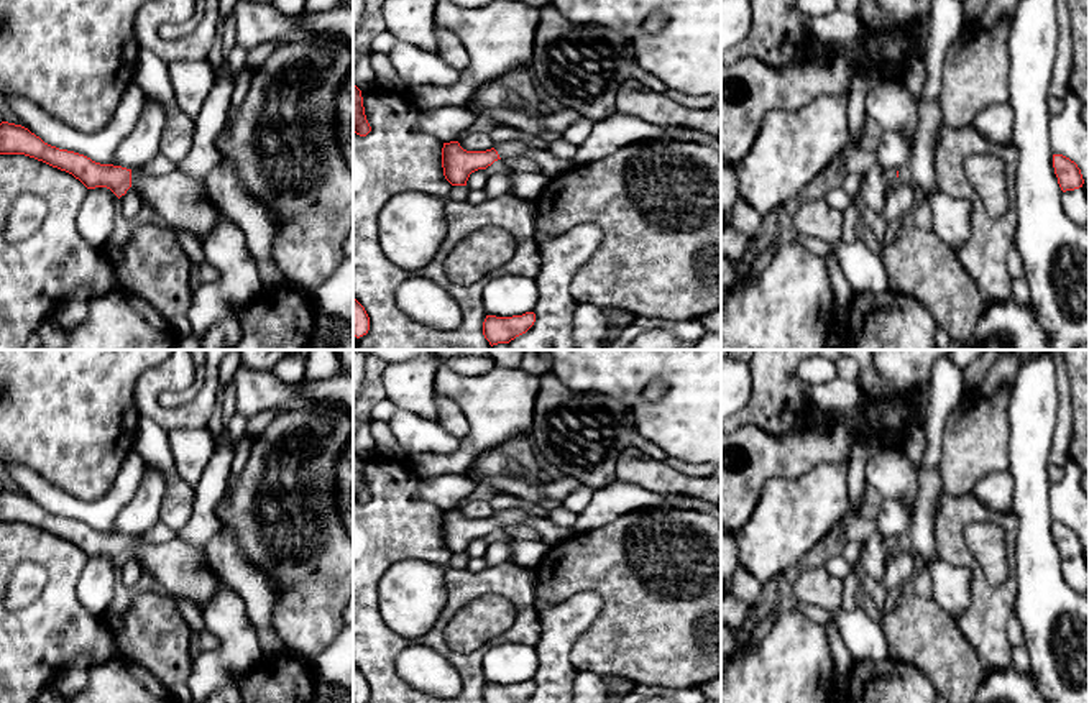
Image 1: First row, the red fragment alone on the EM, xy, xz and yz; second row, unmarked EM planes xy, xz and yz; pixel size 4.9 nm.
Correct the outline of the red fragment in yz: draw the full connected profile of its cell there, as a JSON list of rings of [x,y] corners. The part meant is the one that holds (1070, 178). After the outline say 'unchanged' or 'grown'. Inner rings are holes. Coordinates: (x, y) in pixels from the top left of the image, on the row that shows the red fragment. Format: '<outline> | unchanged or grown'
[[[1053,154],[1053,168],[1063,192],[1082,187],[1084,179],[1074,161],[1063,154]]] | unchanged

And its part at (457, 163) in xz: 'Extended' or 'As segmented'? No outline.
Extended

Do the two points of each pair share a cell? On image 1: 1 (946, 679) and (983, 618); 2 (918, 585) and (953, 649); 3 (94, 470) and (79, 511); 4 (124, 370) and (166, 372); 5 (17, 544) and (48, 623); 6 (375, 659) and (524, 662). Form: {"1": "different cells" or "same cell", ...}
{"1": "different cells", "2": "different cells", "3": "different cells", "4": "different cells", "5": "same cell", "6": "different cells"}

